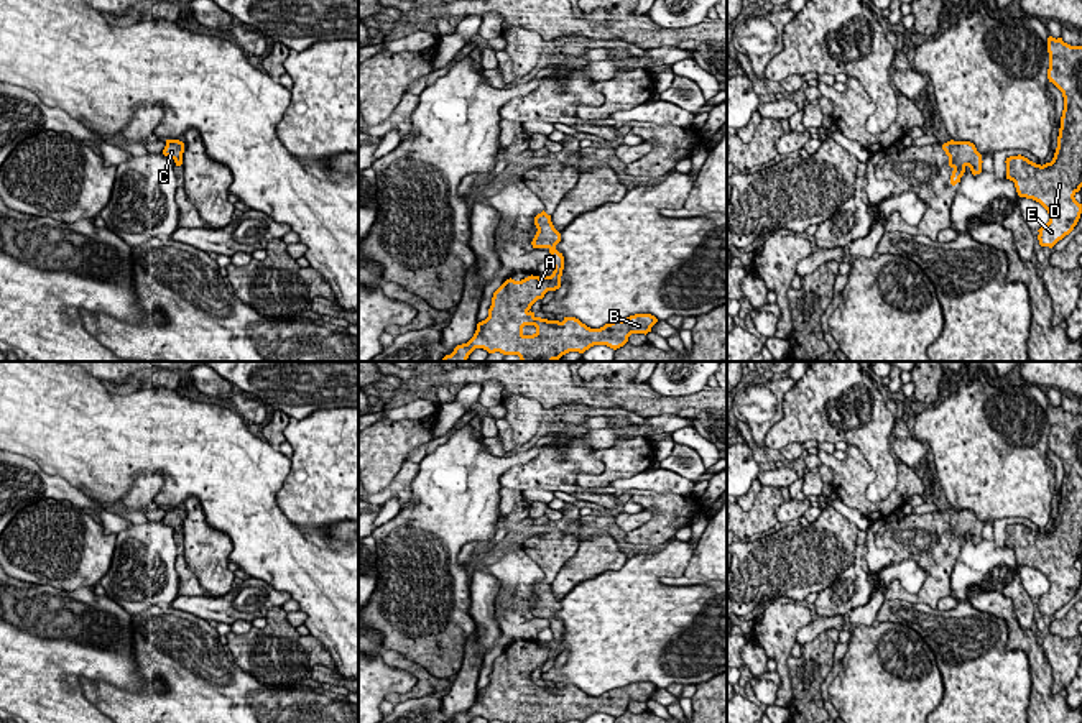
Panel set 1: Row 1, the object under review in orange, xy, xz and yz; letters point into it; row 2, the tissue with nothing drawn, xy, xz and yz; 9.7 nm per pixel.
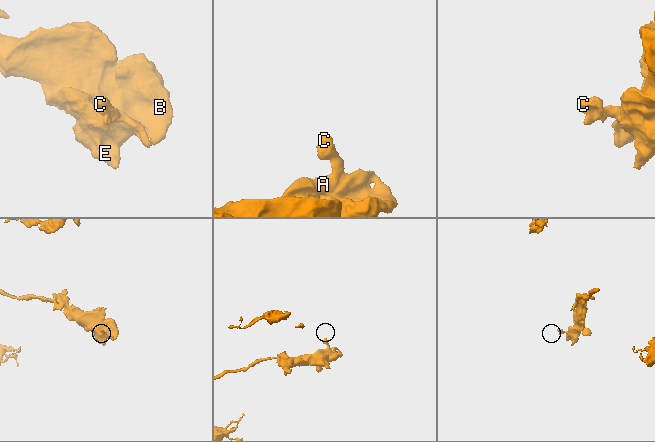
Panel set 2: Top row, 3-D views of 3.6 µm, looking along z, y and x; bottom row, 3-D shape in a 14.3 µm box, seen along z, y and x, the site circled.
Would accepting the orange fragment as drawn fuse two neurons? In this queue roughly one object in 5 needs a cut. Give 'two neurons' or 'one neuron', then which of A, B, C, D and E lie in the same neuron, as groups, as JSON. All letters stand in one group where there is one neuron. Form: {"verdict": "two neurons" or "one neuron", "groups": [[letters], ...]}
{"verdict": "one neuron", "groups": [["A", "B", "C", "D", "E"]]}

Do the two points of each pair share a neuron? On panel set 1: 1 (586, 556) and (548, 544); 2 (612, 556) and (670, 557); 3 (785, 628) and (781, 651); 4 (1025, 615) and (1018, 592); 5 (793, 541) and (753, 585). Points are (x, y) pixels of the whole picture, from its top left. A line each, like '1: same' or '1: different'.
1: different
2: different
3: same
4: same
5: same

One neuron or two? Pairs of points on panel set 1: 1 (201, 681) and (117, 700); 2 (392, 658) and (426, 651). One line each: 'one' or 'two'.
1: one
2: two

